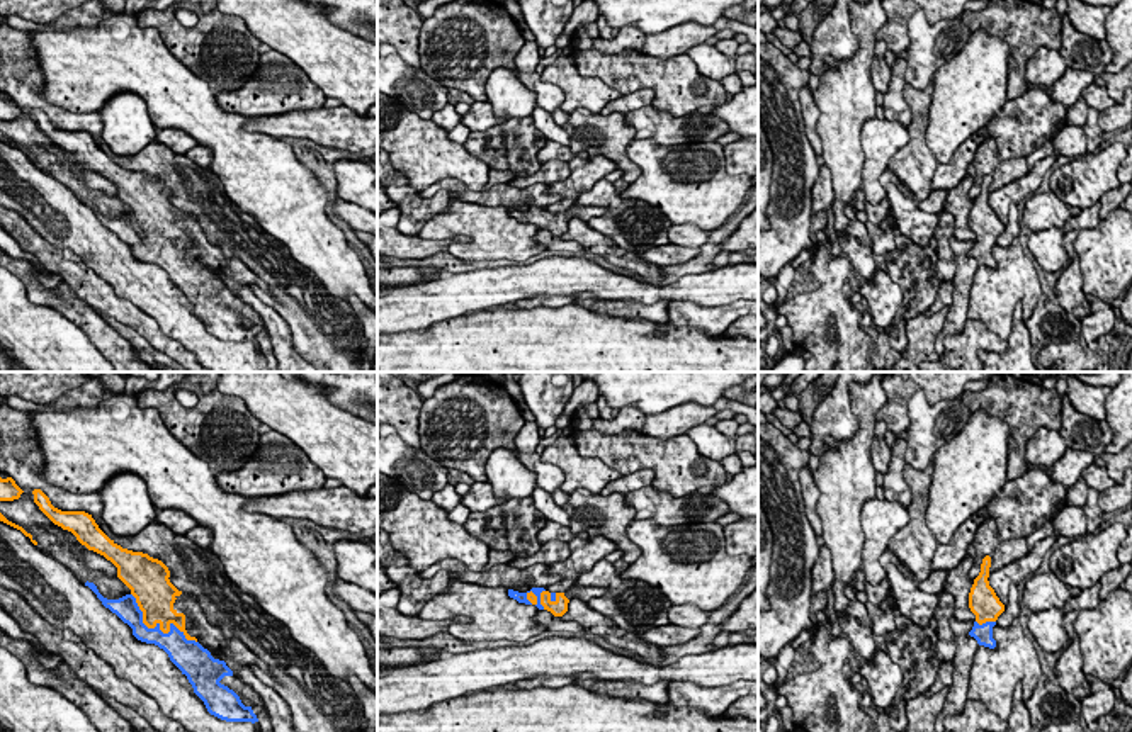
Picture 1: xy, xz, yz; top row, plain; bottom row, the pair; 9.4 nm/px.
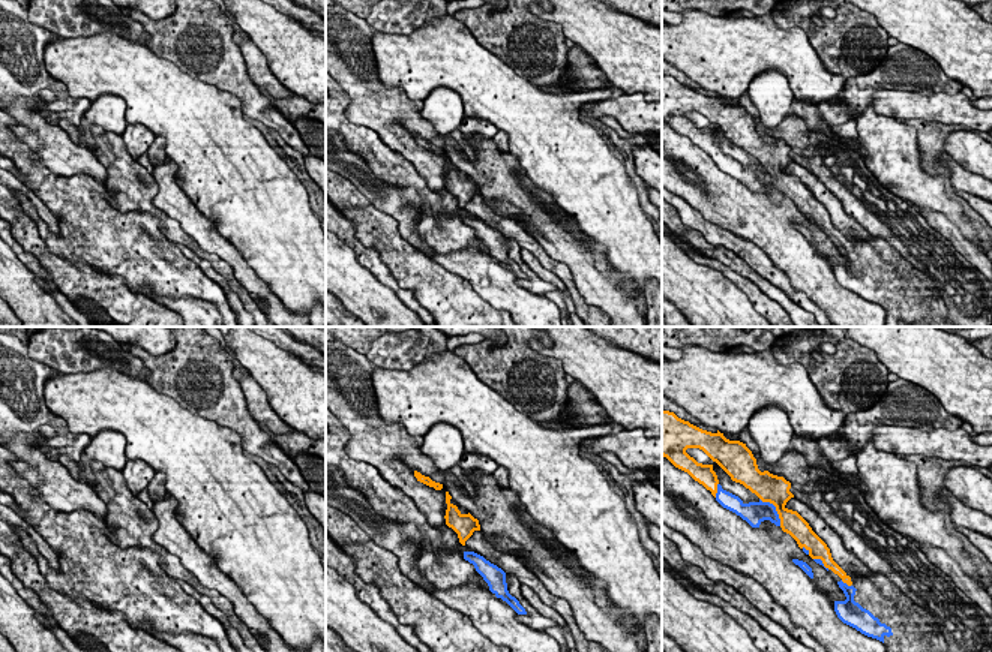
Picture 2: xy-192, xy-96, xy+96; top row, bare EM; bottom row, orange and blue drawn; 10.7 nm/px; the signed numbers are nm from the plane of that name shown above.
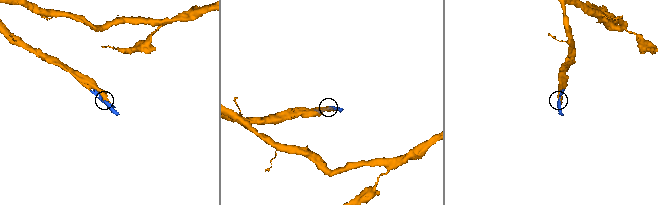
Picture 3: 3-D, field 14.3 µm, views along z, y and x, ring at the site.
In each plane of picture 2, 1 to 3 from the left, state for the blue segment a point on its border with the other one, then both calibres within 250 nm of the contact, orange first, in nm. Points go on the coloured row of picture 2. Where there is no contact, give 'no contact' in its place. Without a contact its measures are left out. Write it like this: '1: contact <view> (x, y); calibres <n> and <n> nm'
1: no contact
2: no contact
3: contact xy+96 (776, 508); calibres 300 and 240 nm

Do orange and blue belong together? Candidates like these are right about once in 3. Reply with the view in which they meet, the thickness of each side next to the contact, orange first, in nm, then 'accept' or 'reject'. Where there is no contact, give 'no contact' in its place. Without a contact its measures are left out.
xy | 340/240 nm | accept

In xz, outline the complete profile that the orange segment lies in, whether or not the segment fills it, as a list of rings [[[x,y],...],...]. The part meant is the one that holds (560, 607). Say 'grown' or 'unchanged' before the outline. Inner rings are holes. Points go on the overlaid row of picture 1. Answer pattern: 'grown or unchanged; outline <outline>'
grown; outline [[[532,588],[527,593],[508,589],[508,596],[518,603],[535,605],[539,610],[547,610],[554,617],[563,617],[568,611],[569,603],[564,593],[549,593],[544,588]]]

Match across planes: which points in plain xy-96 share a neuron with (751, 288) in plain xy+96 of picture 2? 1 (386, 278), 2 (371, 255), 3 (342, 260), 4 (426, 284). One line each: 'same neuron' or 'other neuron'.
1: same neuron
2: same neuron
3: other neuron
4: other neuron

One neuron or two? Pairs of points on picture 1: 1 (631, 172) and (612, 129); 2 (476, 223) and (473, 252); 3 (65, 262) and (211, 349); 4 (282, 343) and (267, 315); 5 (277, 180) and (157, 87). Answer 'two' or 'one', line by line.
1: one
2: one
3: two
4: one
5: one

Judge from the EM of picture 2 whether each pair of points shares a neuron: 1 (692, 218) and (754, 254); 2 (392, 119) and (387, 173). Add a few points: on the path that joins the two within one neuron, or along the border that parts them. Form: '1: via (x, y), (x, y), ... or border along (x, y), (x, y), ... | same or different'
1: via (707, 230), (739, 246) | same
2: border along (362, 126), (374, 131), (392, 150), (417, 170) | different

